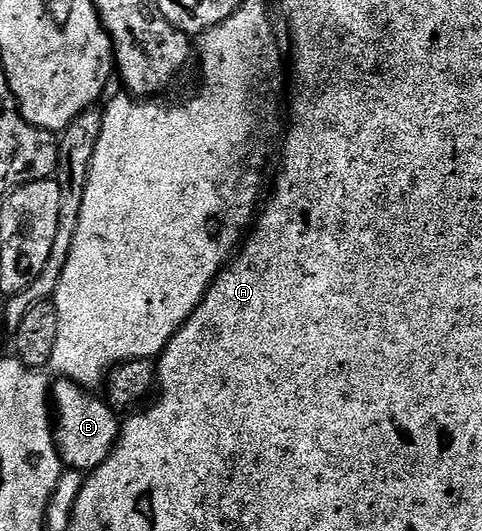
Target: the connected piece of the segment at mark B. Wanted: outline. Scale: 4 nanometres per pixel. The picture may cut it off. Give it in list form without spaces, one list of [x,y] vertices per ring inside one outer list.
[[[67,377],[53,382],[52,399],[58,405],[54,434],[57,451],[65,468],[79,473],[96,470],[108,459],[109,453],[119,439],[120,419],[117,412],[105,400],[94,399],[85,388]]]

